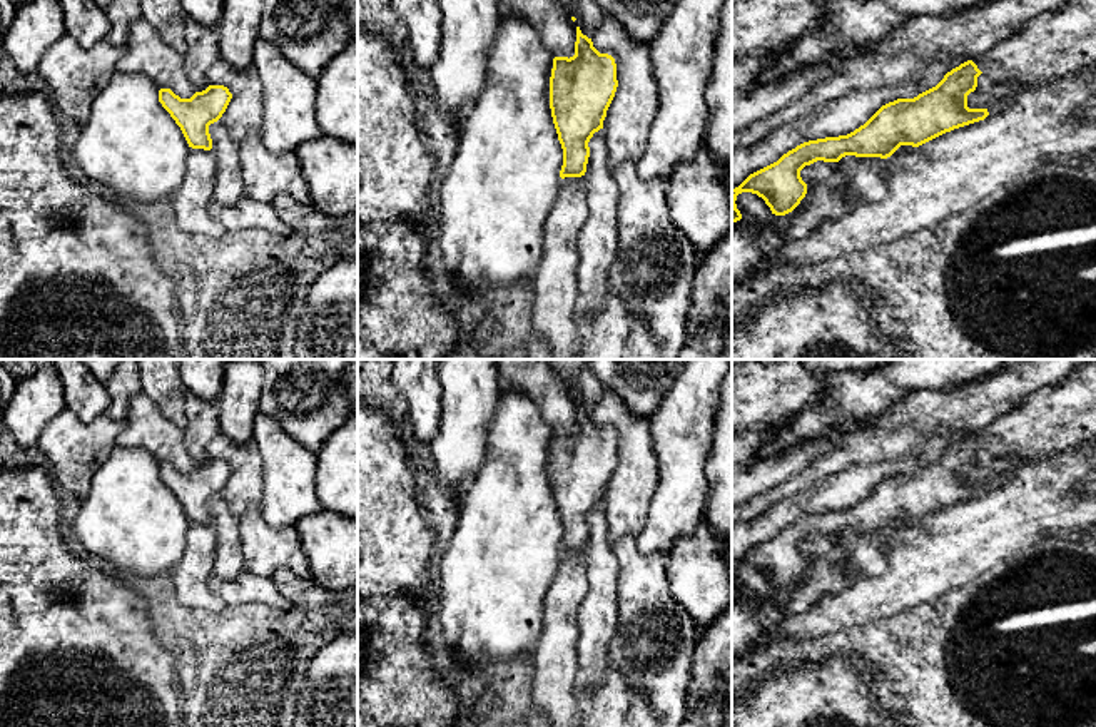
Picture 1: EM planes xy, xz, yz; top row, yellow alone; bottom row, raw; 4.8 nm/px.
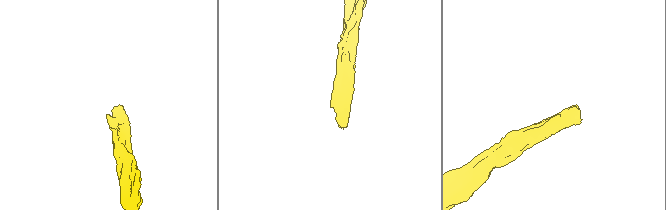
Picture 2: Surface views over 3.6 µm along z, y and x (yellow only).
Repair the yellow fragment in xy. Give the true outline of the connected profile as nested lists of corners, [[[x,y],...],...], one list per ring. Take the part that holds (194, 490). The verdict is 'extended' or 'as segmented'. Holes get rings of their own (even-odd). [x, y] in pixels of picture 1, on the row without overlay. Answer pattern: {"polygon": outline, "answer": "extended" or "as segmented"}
{"polygon": [[[209,460],[190,473],[180,473],[170,463],[159,465],[159,476],[180,501],[189,521],[212,523],[209,500],[226,486],[232,468],[224,460]]], "answer": "as segmented"}

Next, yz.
{"polygon": [[[1086,363],[1063,383],[1033,393],[979,433],[952,443],[936,461],[914,473],[882,480],[847,510],[804,516],[750,548],[732,563],[732,598],[742,593],[735,578],[742,567],[762,572],[775,590],[792,587],[807,568],[800,545],[817,535],[839,536],[845,530],[887,533],[901,520],[919,521],[1009,483],[1016,475],[999,475],[989,485],[967,481],[967,470],[976,465],[982,446],[994,456],[1011,456],[1028,465],[1094,445],[1096,363]]], "answer": "extended"}

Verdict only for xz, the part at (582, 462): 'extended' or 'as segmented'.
as segmented

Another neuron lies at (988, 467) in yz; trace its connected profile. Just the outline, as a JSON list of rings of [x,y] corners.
[[[984,446],[977,451],[977,461],[967,470],[969,483],[991,483],[999,475],[1017,475],[1024,466],[1021,460],[1011,456],[994,456]]]

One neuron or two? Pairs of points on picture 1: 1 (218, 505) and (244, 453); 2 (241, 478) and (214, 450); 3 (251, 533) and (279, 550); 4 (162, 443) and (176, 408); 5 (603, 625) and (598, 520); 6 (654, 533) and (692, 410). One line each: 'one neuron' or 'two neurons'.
1: two neurons
2: one neuron
3: one neuron
4: two neurons
5: one neuron
6: one neuron

